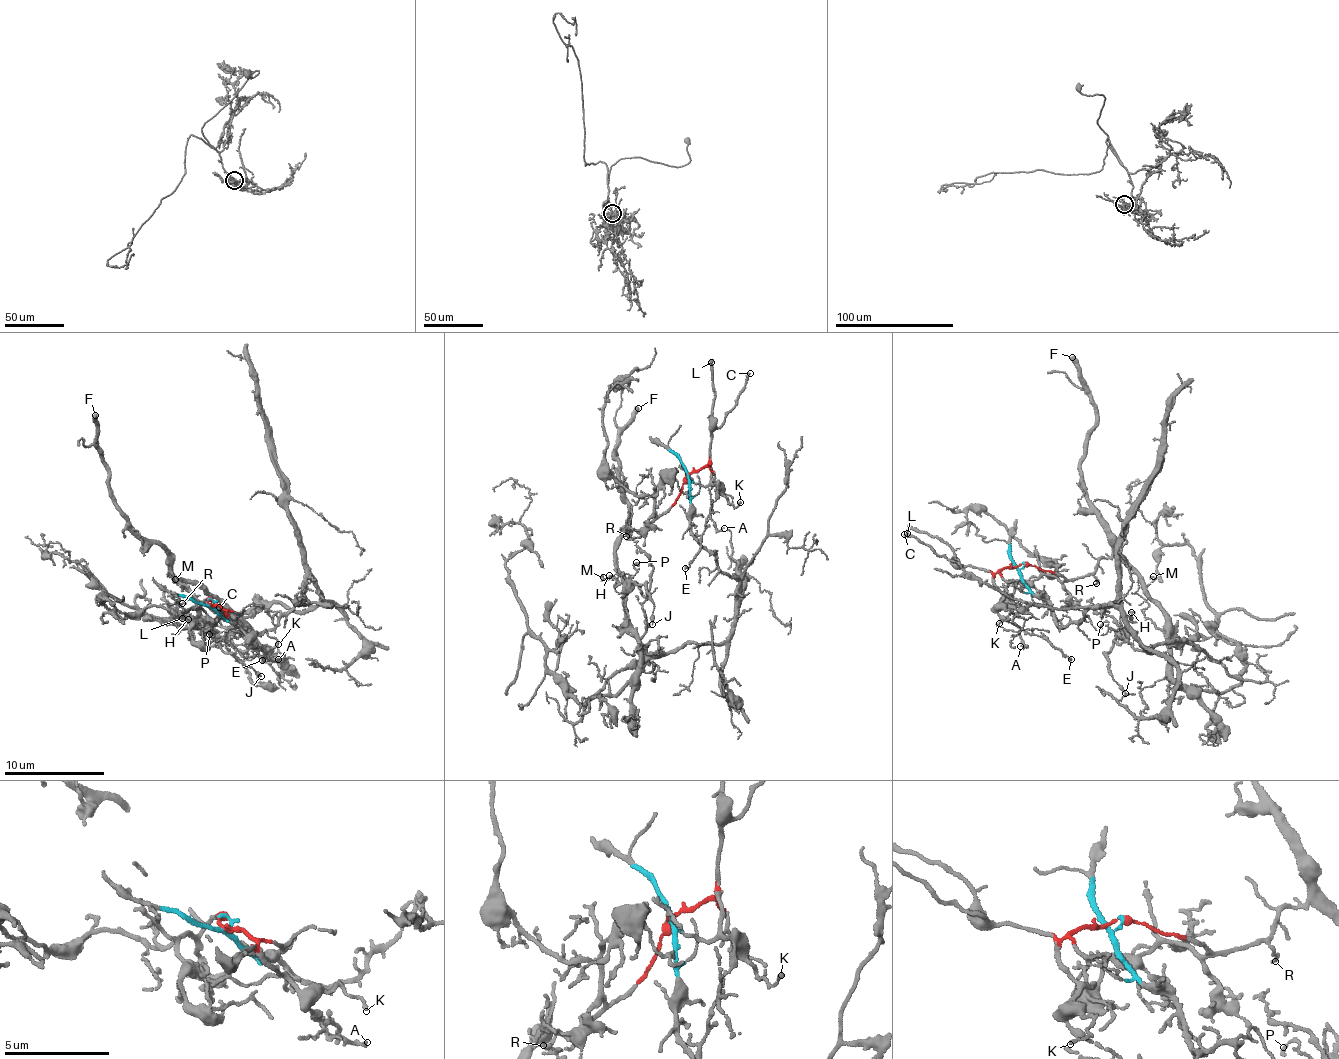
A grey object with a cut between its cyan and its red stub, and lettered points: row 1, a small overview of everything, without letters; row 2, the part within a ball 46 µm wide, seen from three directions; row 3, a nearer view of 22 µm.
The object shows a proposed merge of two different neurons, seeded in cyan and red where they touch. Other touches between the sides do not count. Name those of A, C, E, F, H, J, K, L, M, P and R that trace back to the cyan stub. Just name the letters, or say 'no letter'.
no letter

